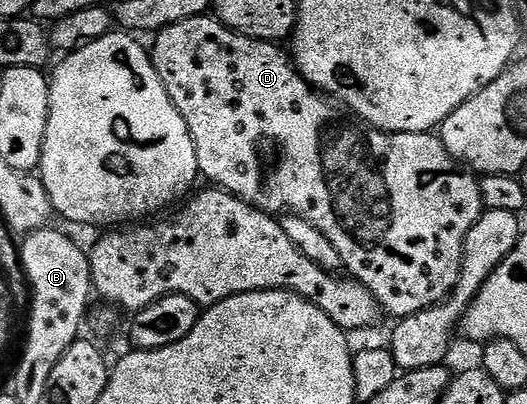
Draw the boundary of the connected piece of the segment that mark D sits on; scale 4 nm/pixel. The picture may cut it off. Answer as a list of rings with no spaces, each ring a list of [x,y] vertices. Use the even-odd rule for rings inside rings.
[[[201,16],[182,20],[155,35],[156,43],[150,46],[152,63],[182,120],[186,120],[186,128],[190,132],[190,140],[194,140],[194,152],[198,156],[198,168],[203,177],[208,177],[213,187],[227,190],[235,198],[241,198],[246,204],[257,206],[259,210],[273,216],[283,215],[285,212],[299,214],[330,244],[334,244],[338,256],[342,256],[344,270],[351,277],[363,284],[372,293],[374,300],[378,300],[381,311],[385,315],[393,314],[393,319],[399,320],[428,310],[439,302],[445,301],[458,284],[458,276],[462,268],[462,244],[466,240],[466,232],[474,228],[485,208],[480,195],[480,183],[471,173],[458,168],[455,158],[446,152],[444,143],[435,133],[427,134],[386,134],[382,130],[374,130],[371,126],[359,121],[347,122],[339,114],[337,107],[330,104],[329,99],[318,92],[313,92],[311,86],[299,70],[295,62],[287,53],[280,51],[281,47],[275,42],[263,42],[257,38],[247,38],[237,30],[229,30],[219,18],[215,16]]]

